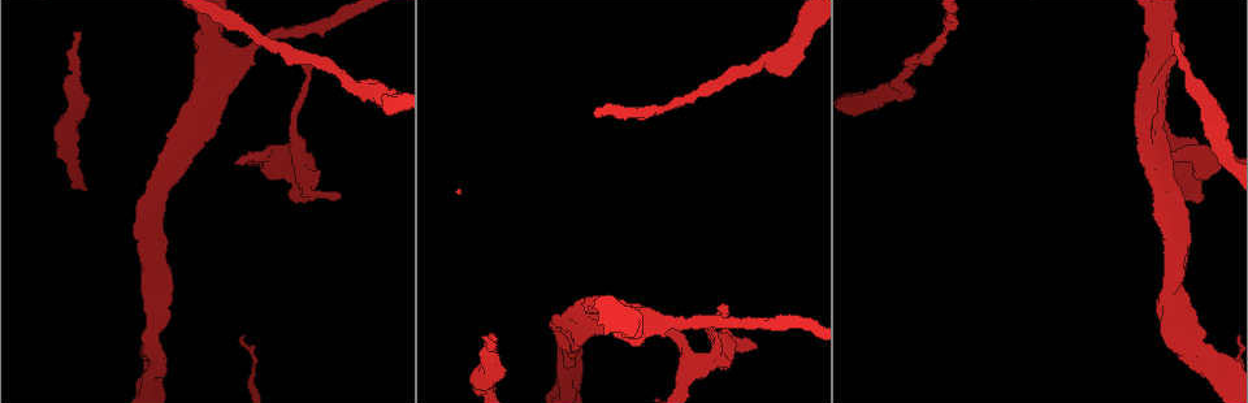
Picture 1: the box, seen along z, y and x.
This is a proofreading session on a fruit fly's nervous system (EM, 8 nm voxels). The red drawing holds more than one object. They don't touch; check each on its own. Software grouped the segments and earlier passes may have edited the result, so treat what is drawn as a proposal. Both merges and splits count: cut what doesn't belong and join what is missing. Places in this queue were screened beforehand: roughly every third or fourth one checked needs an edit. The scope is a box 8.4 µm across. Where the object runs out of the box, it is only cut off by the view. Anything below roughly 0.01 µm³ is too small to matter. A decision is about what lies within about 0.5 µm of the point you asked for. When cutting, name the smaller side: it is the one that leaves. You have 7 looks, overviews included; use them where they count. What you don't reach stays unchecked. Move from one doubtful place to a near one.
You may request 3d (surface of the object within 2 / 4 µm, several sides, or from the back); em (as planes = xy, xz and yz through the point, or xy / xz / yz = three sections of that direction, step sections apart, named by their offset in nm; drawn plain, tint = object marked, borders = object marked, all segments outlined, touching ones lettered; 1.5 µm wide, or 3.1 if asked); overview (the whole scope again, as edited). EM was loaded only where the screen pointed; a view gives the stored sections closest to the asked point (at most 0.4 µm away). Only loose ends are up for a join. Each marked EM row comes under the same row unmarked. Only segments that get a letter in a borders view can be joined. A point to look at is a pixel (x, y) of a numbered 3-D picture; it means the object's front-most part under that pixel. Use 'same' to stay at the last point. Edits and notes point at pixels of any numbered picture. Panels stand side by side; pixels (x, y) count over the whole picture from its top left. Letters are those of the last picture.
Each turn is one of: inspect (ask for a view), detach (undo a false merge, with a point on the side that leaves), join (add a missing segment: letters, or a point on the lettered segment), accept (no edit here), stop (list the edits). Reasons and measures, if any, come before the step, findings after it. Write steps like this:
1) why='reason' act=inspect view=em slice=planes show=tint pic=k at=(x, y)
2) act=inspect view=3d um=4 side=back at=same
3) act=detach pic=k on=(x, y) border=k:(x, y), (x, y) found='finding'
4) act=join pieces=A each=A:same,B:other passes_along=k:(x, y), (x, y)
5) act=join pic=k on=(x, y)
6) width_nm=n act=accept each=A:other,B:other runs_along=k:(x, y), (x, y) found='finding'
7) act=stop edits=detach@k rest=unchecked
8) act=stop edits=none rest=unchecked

why='narrows sharply' act=inspect view=em slice=planes show=borders pic=1 at=(249, 28)

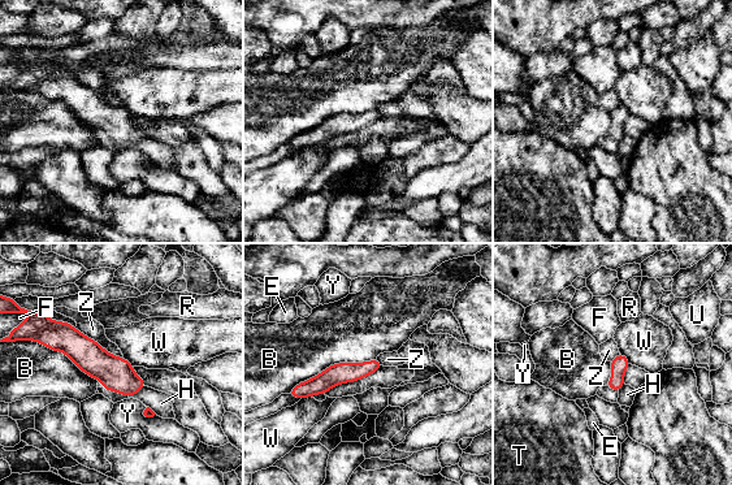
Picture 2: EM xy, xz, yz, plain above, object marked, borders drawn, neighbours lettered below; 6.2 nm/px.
act=accept each=B:other,E:other,F:other,H:other,R:other,T:other,U:other,W:other,Y:other,Z:other border=2:(376, 358), (333, 363), (286, 393) found='continuous, no second neuron'

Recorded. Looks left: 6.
why='free end' act=inspect view=em slice=planes show=borders pic=1 at=(1178, 31)

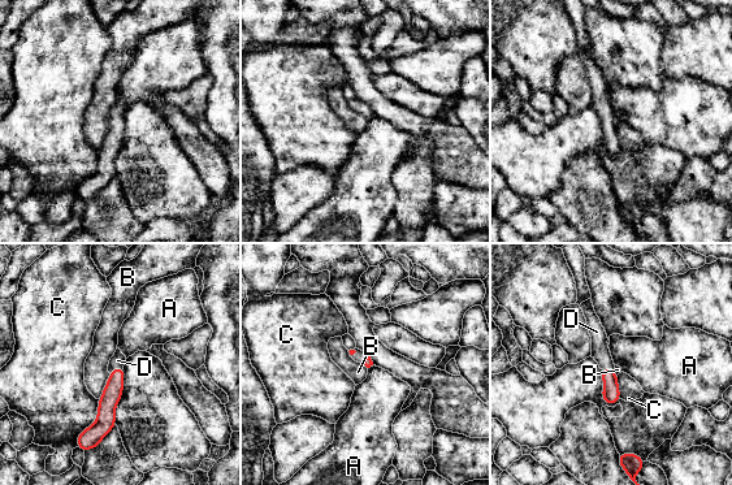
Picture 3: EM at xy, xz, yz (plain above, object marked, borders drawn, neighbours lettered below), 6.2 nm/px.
act=join pieces=D each=A:other,B:other,C:other,D:same passes_along=3:(113, 389), (116, 368), (117, 360) found='it goes on there'

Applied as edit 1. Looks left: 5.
act=inspect view=3d um=2 pic=1 at=(755, 348)

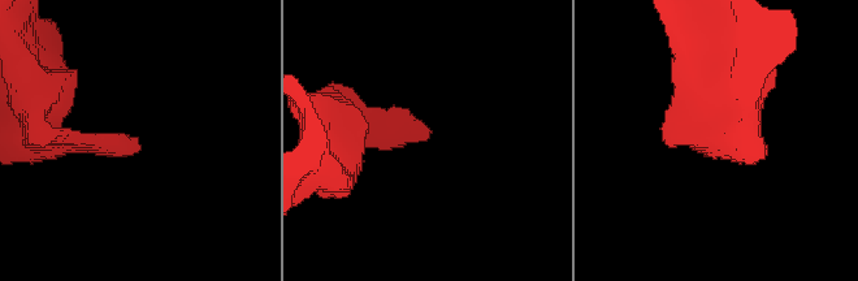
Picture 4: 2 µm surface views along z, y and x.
why='need the tissue' act=inspect view=em slice=planes show=borders pic=4 at=(136, 138)

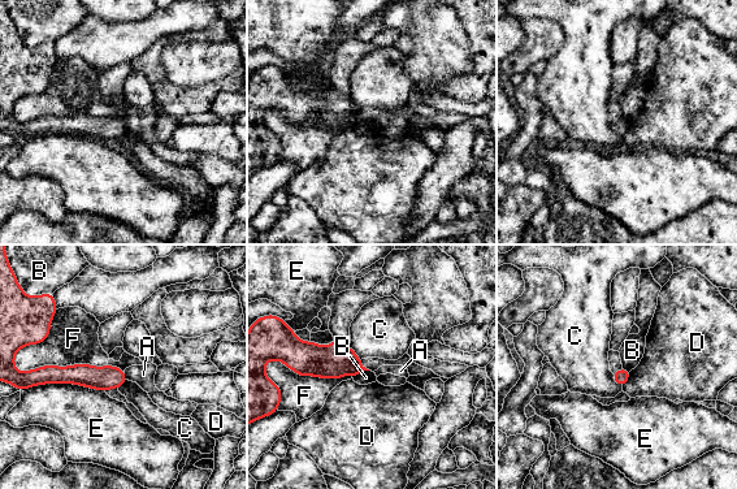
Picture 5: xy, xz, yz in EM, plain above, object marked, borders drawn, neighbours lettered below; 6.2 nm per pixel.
act=accept each=A:other,B:other,C:other,D:other,E:other,F:other found='none of them fits'

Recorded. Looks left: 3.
act=stop edits=join@3 rest=unchecked

